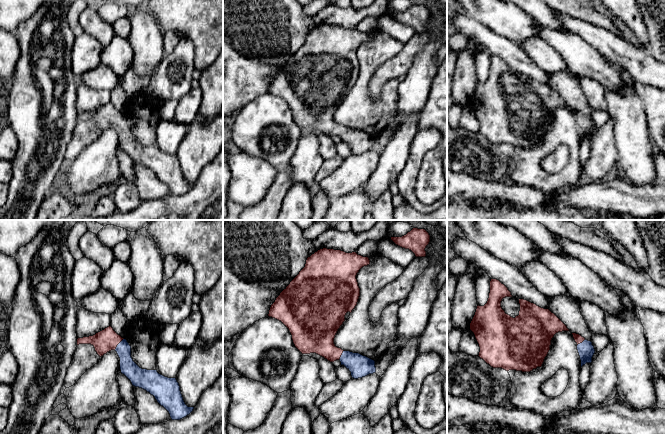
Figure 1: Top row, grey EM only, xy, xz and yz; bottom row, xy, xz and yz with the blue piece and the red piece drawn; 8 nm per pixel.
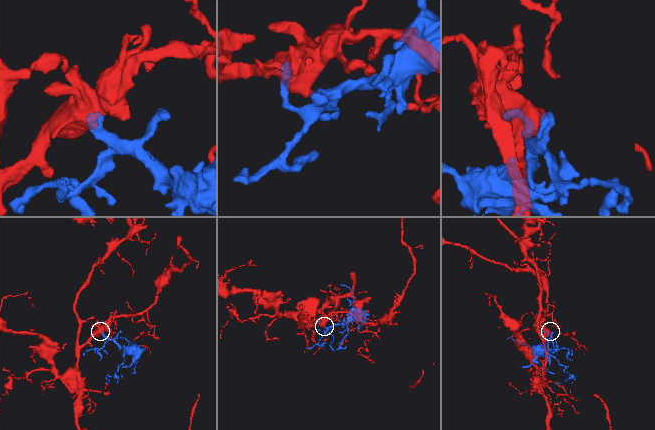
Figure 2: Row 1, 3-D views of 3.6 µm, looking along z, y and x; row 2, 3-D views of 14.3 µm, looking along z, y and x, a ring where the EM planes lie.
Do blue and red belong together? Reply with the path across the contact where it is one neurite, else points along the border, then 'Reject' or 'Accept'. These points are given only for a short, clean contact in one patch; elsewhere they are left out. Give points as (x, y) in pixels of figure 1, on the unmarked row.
Path across: xy (128, 143), (124, 127), (118, 120), (106, 116). Accept

